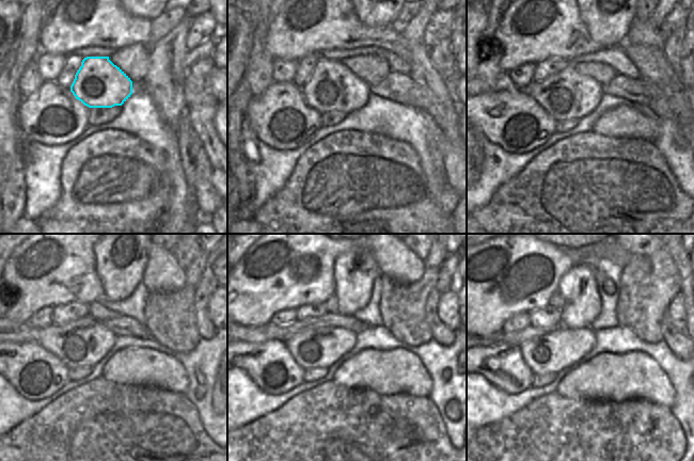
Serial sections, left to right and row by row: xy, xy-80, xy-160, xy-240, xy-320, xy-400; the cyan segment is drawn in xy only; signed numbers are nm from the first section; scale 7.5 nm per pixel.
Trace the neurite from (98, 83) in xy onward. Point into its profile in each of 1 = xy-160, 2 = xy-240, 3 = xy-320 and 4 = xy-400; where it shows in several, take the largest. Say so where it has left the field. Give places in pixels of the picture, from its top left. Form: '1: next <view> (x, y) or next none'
1: next xy-160 (567, 94)
2: next xy-240 (84, 342)
3: next xy-320 (319, 347)
4: next xy-400 (562, 347)

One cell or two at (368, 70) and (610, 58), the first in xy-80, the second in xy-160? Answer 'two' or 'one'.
two

